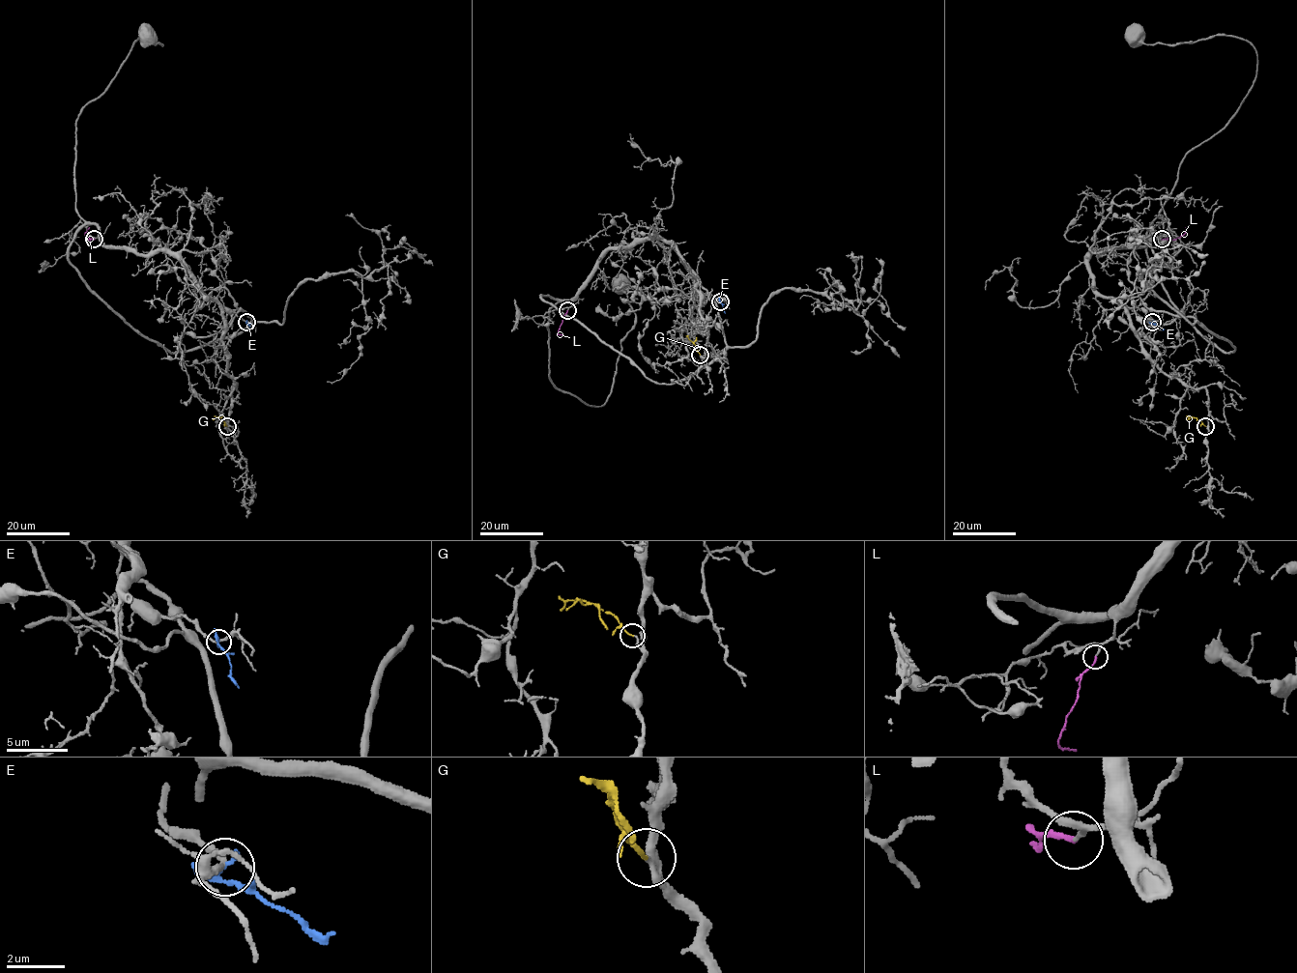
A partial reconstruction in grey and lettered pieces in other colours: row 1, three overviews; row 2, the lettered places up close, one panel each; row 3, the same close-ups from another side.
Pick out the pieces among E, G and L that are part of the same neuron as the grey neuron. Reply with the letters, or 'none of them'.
G, L

